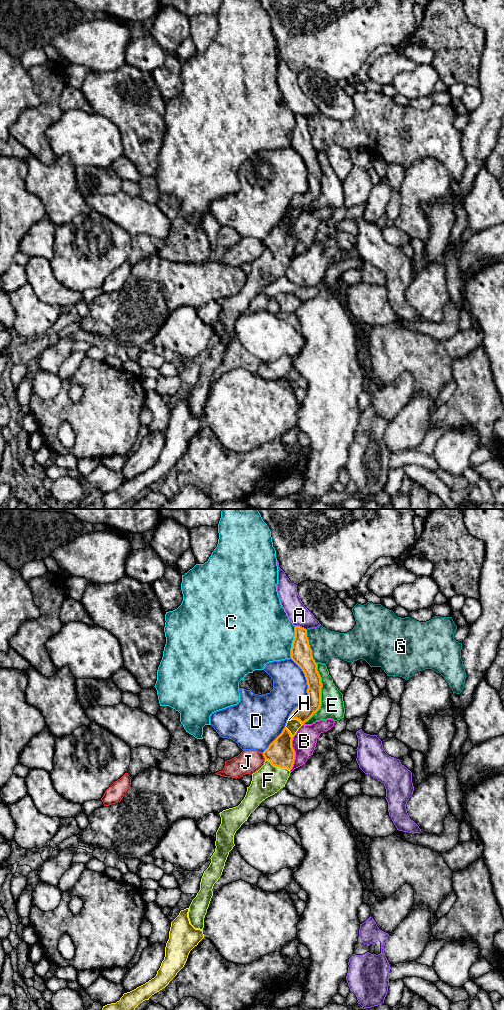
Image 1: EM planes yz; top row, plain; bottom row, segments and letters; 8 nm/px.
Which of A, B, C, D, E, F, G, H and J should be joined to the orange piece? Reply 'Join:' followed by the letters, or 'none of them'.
Join: F

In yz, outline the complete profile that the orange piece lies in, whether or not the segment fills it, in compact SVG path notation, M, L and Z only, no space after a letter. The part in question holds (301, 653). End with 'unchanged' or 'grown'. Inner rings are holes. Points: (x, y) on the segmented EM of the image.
M295 626L295 637L291 648L291 659L302 669L307 680L308 700L304 706L296 707L290 714L290 719L297 719L302 725L308 721L321 706L321 677L317 664L312 656L312 650L307 637L307 630Z | unchanged

